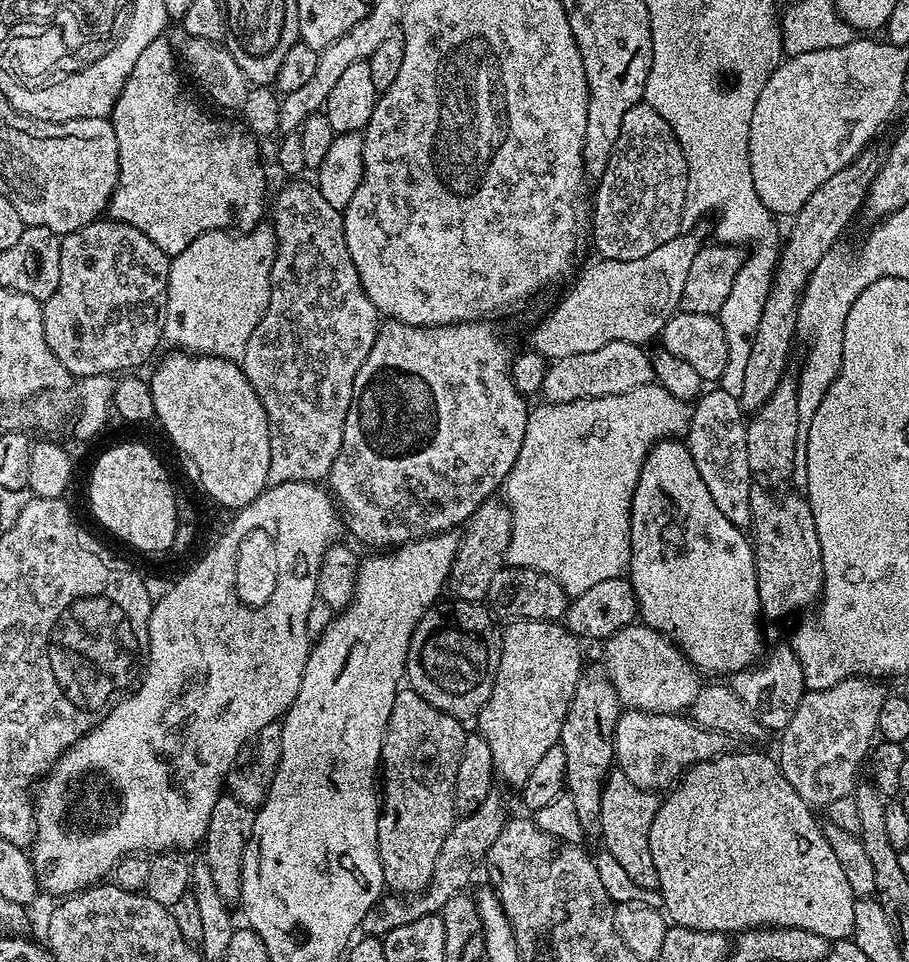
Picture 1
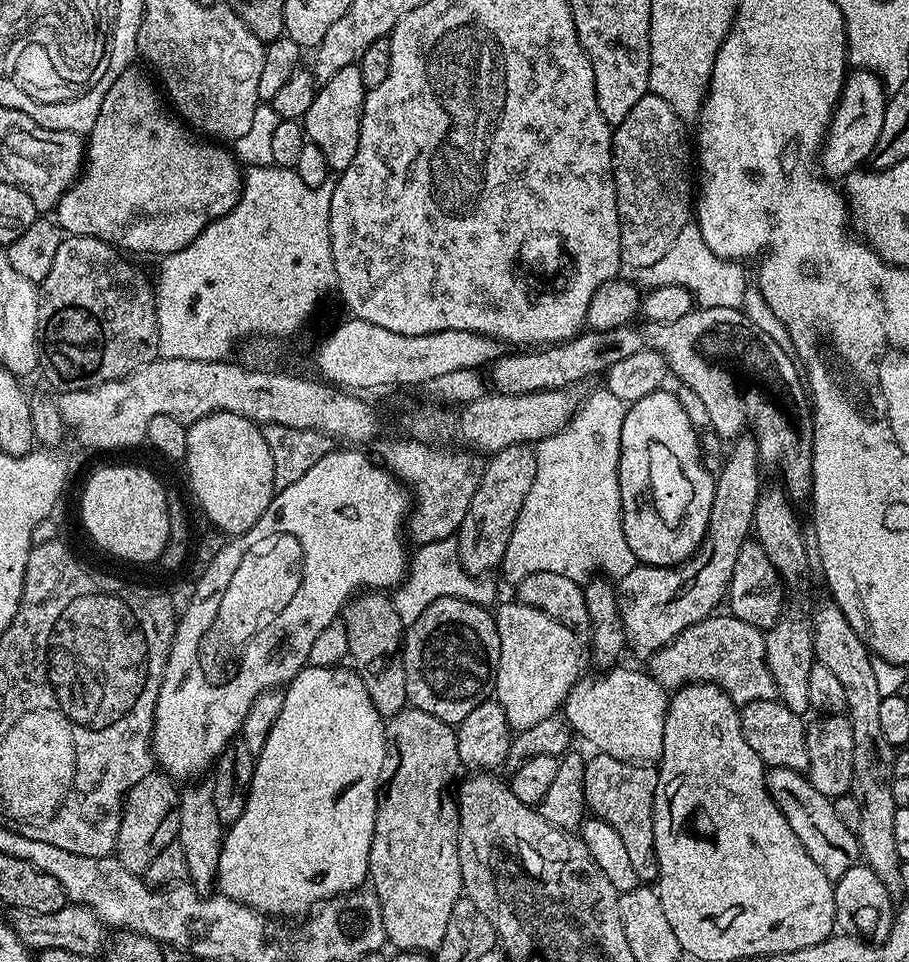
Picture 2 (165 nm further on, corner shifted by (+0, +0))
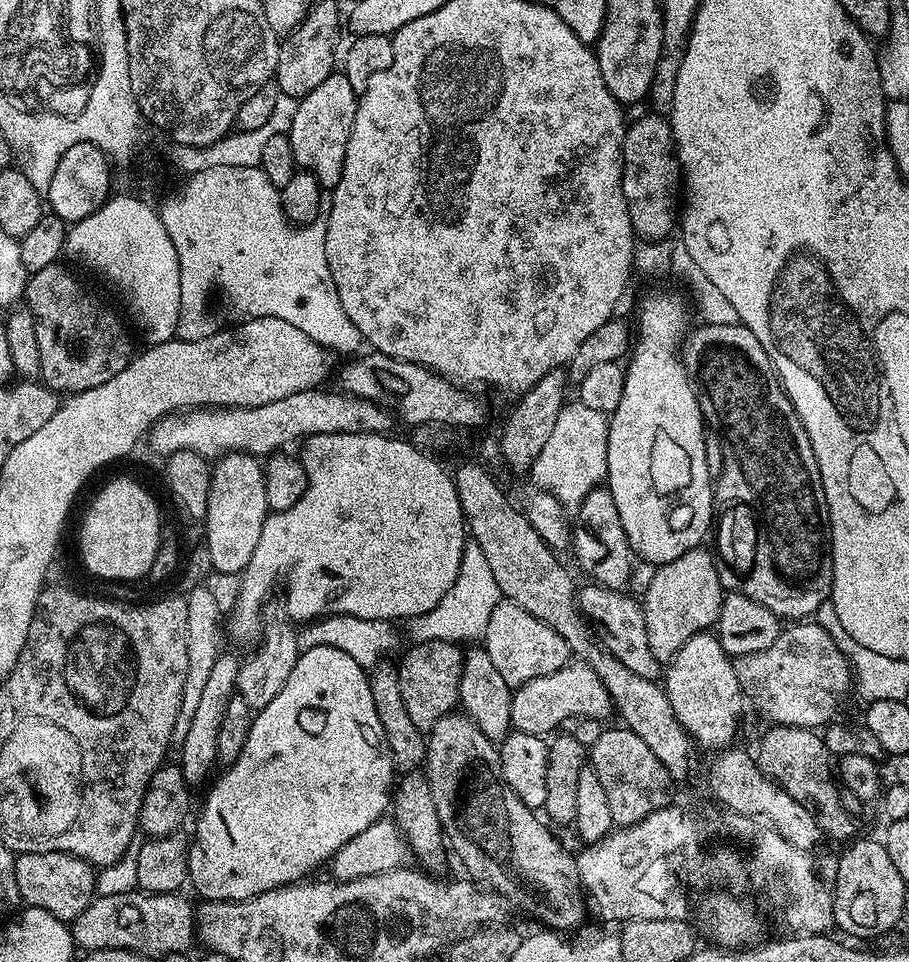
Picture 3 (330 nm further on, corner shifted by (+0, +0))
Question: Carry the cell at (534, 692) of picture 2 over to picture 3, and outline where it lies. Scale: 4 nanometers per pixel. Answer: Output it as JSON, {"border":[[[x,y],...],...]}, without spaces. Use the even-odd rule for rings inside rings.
{"border":[[[503,598],[498,606],[494,606],[494,614],[490,614],[482,646],[490,654],[490,662],[494,662],[498,674],[506,678],[513,690],[534,678],[542,678],[542,674],[554,674],[554,670],[570,660],[566,642],[562,642],[562,634],[558,634],[558,630],[550,630],[546,622],[534,618],[534,614],[522,610],[522,606]]]}

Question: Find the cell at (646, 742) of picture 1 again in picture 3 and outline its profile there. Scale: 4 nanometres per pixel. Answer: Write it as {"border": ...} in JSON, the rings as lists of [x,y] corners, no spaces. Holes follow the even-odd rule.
{"border":[[[569,662],[563,664],[554,674],[542,674],[542,678],[534,678],[526,682],[512,694],[512,726],[515,731],[547,737],[555,733],[561,722],[571,716],[585,716],[601,722],[607,721],[608,715],[613,715],[614,705],[602,678],[590,670],[590,666],[583,662]]]}

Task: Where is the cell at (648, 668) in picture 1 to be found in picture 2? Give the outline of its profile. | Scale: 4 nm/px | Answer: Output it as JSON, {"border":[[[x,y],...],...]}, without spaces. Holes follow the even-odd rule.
{"border":[[[713,614],[682,630],[678,638],[659,648],[650,657],[650,674],[665,690],[685,684],[717,684],[736,703],[743,706],[755,700],[774,700],[776,683],[766,662],[764,632],[731,614]]]}

